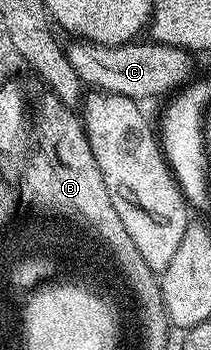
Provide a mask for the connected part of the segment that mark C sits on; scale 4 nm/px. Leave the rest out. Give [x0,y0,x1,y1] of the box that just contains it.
[67,39,194,103]

